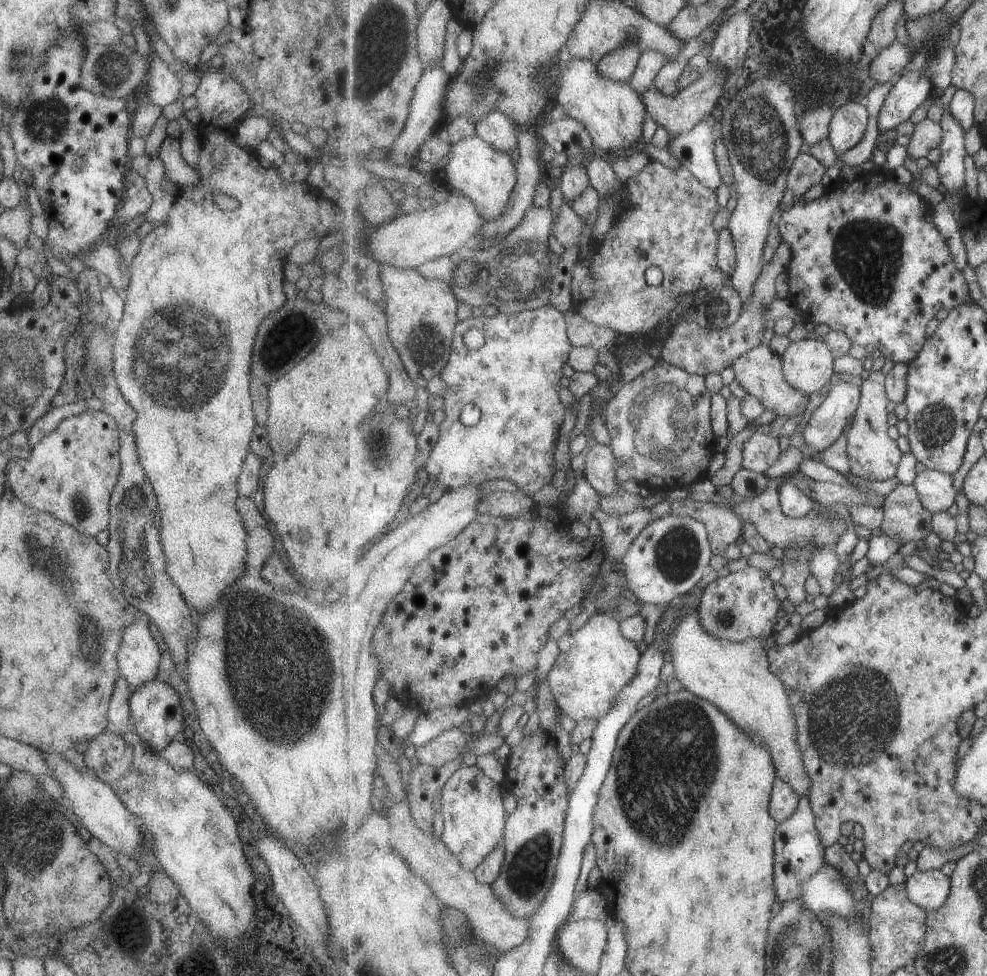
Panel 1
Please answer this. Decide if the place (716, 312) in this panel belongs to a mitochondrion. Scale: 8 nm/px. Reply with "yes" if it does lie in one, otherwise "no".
yes

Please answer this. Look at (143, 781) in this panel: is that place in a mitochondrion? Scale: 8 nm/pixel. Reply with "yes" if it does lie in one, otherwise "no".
yes

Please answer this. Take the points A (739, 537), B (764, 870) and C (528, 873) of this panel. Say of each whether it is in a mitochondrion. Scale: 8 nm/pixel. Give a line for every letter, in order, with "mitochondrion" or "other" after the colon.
A: other
B: other
C: mitochondrion

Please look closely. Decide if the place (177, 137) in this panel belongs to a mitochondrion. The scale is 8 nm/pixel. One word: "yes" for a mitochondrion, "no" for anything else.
no

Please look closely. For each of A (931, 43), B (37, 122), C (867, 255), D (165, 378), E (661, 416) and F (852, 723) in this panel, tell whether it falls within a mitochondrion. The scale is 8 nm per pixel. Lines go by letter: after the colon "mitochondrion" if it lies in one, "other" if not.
A: mitochondrion
B: mitochondrion
C: mitochondrion
D: mitochondrion
E: mitochondrion
F: mitochondrion

